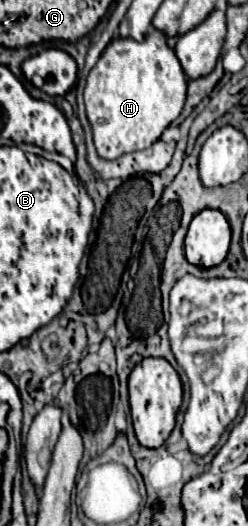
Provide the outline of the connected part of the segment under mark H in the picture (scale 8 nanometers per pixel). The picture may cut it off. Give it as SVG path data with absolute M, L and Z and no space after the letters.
M152 29L140 43L120 37L112 39L92 67L84 91L96 153L112 161L158 141L162 131L182 113L186 83L180 61L174 49L168 47L164 33Z

